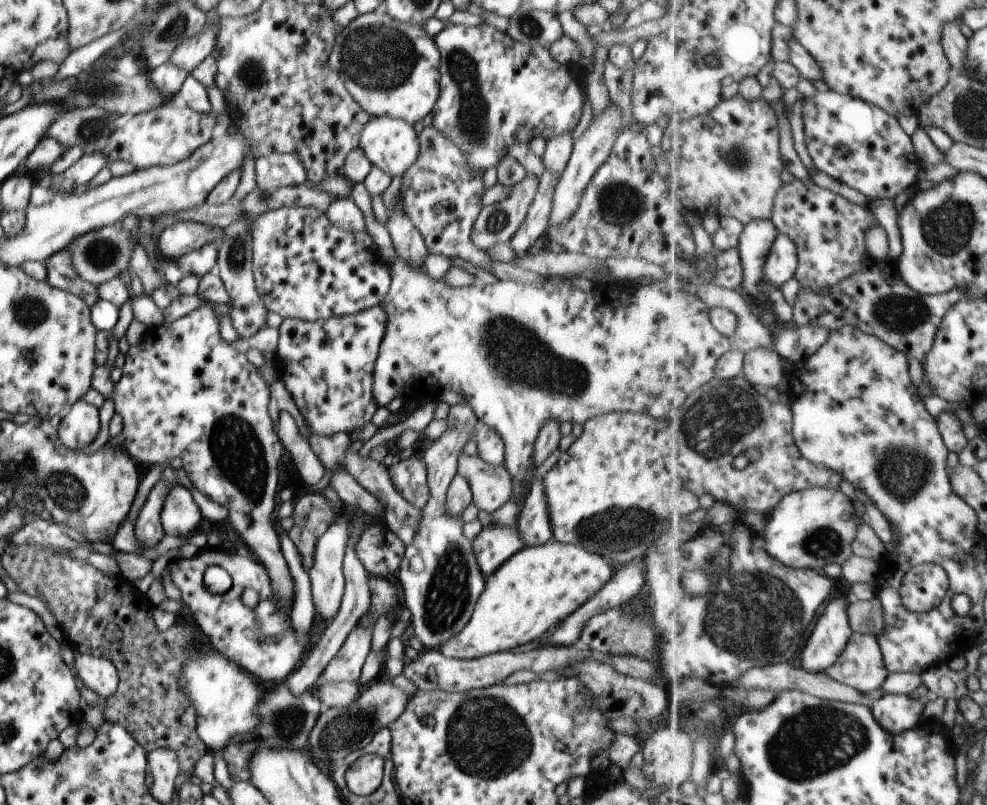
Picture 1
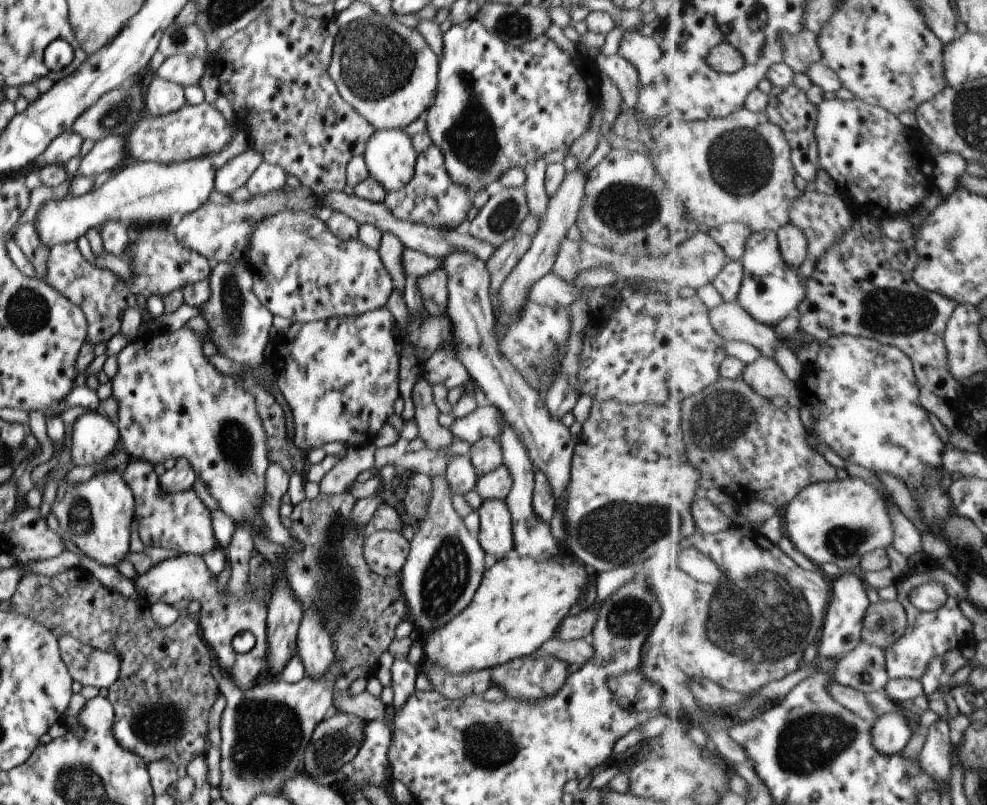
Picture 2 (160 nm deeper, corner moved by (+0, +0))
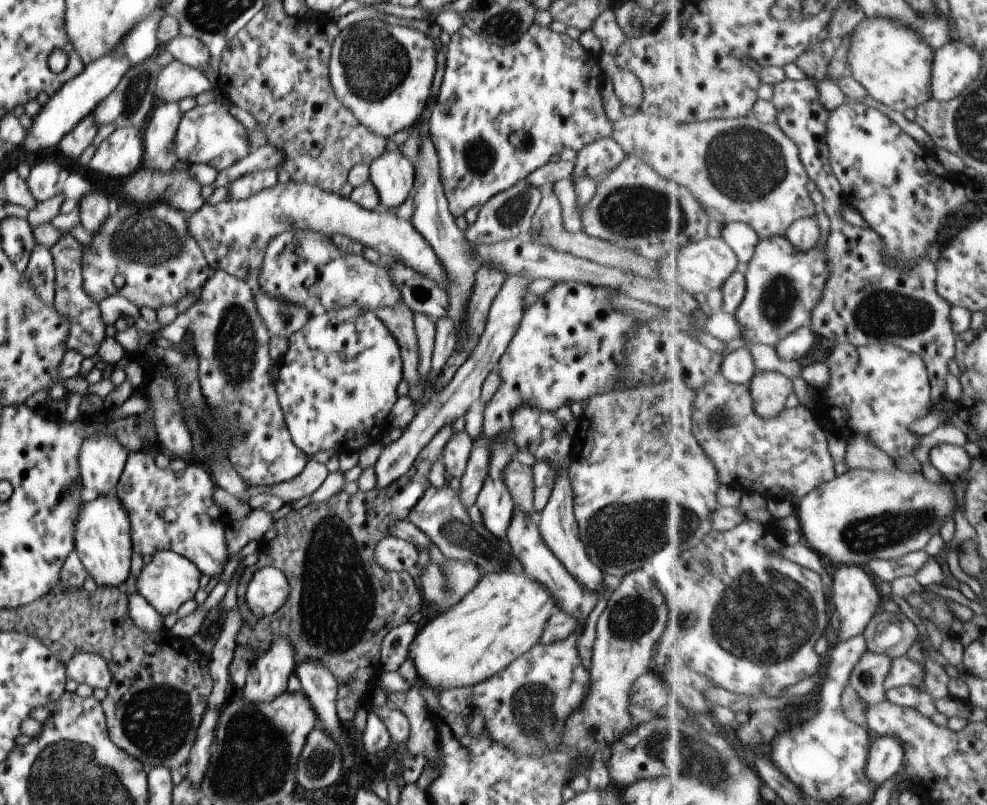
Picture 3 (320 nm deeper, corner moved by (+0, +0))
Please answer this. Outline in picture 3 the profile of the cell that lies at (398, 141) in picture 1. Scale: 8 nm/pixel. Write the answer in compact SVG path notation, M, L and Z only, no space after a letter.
M384 149L381 156L368 165L368 180L378 202L397 209L414 188L414 168L399 150L389 152Z

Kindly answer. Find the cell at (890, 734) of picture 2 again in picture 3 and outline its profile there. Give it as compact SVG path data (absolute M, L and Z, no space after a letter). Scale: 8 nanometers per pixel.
M877 736L869 748L868 779L876 786L885 785L895 774L903 771L904 747L893 737Z

